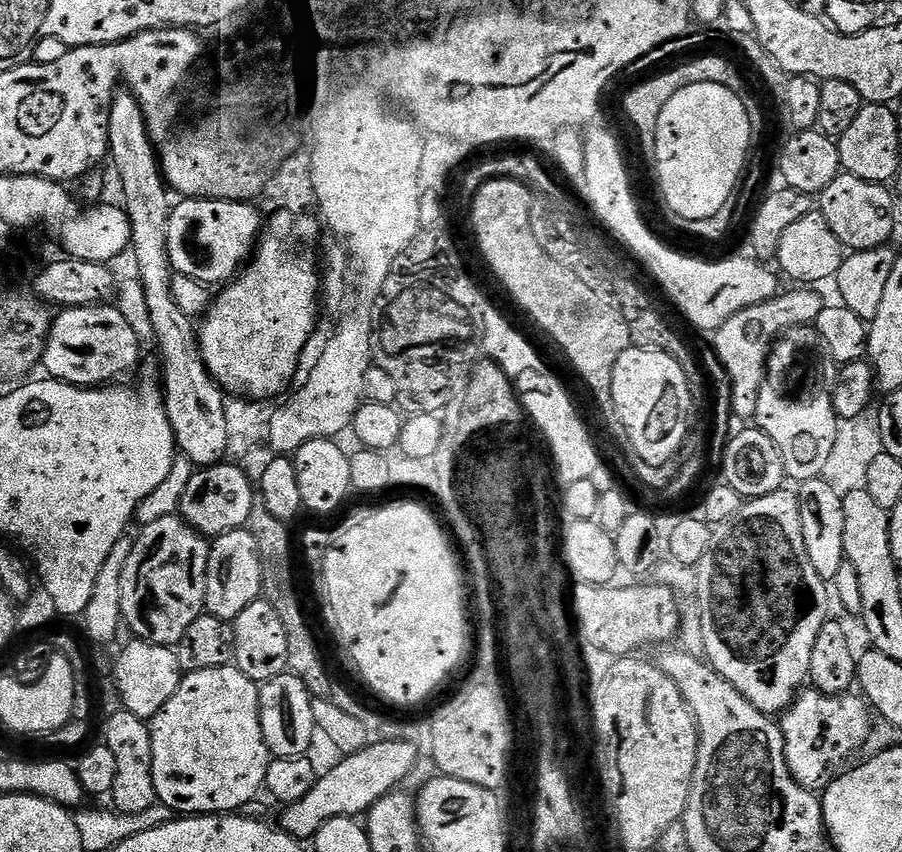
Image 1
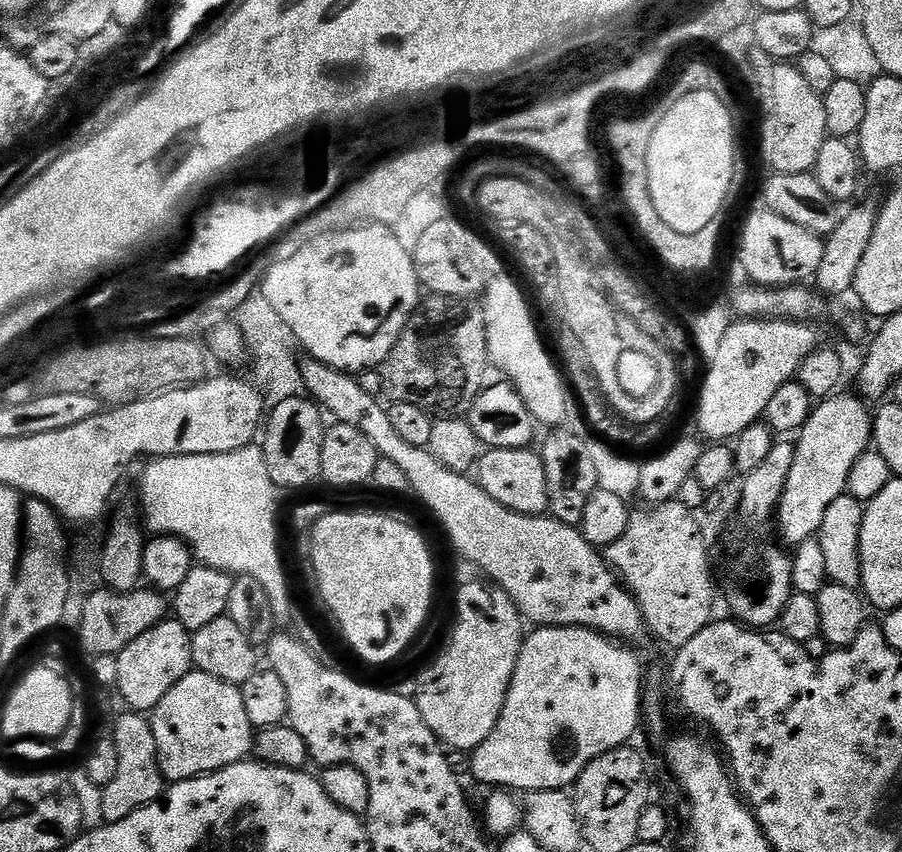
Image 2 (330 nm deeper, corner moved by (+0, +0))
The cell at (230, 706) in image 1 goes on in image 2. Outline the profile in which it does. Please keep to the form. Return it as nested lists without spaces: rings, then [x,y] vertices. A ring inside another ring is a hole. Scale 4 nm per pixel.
[[[187,672],[173,686],[170,694],[166,694],[166,698],[162,698],[162,702],[158,702],[158,706],[152,709],[150,719],[154,730],[154,742],[158,746],[158,766],[165,781],[175,782],[189,780],[195,776],[208,776],[253,755],[254,729],[246,715],[246,706],[242,702],[239,687],[230,682],[222,682],[218,678],[210,678],[210,674],[205,672]]]

